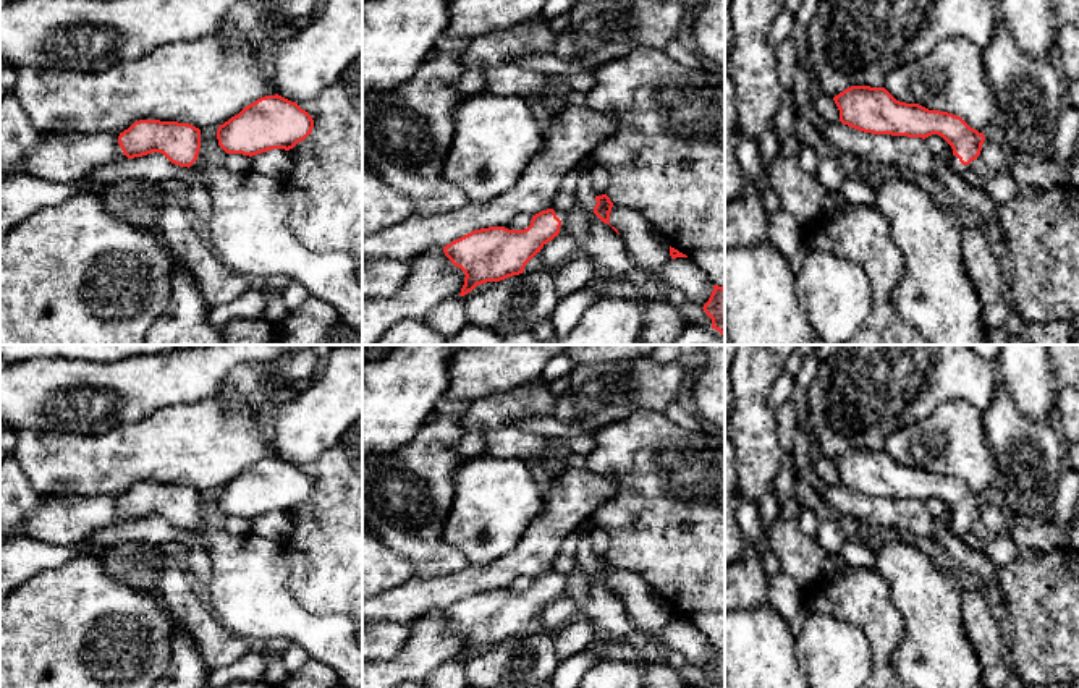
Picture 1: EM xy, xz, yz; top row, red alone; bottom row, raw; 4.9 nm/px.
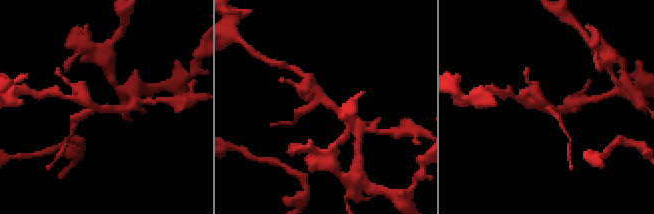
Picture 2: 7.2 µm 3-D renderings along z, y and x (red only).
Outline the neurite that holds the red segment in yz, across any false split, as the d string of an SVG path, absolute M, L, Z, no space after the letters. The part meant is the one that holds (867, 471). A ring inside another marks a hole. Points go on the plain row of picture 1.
M851 448L833 460L840 484L872 497L908 500L941 499L953 512L951 533L964 537L980 518L984 495L961 479L896 463L885 450Z

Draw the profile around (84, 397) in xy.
M194 345L159 355L136 355L116 361L71 358L0 359L0 423L10 431L55 431L83 435L139 423L173 405L194 405L215 397L238 364L275 369L281 358L311 345Z

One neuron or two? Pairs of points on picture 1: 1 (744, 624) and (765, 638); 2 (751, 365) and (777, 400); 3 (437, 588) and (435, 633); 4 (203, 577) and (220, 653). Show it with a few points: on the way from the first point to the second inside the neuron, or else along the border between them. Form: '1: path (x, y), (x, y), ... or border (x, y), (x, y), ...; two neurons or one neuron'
1: path (749, 628), (761, 638); one neuron
2: border (783, 371), (770, 392), (774, 410); two neurons
3: border (442, 609), (424, 612), (408, 625); two neurons
4: border (188, 573), (194, 580); two neurons

